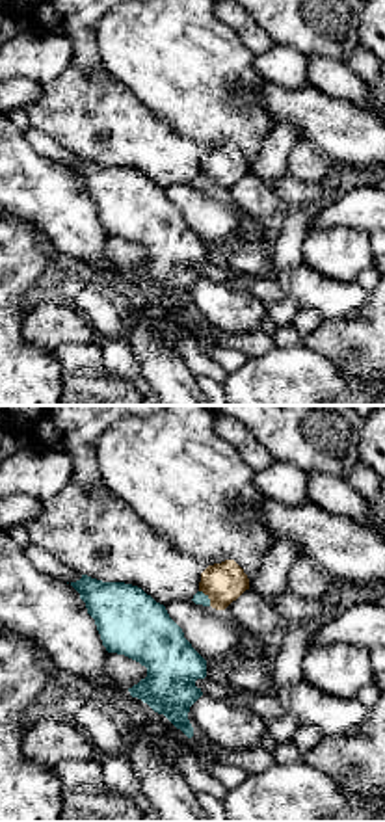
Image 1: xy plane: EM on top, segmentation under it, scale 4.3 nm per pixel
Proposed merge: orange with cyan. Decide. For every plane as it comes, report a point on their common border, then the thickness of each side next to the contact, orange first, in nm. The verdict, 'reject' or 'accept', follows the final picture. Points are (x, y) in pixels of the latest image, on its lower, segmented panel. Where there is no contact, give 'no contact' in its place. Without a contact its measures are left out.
contact (209, 597); calibres 180 and 60 nm

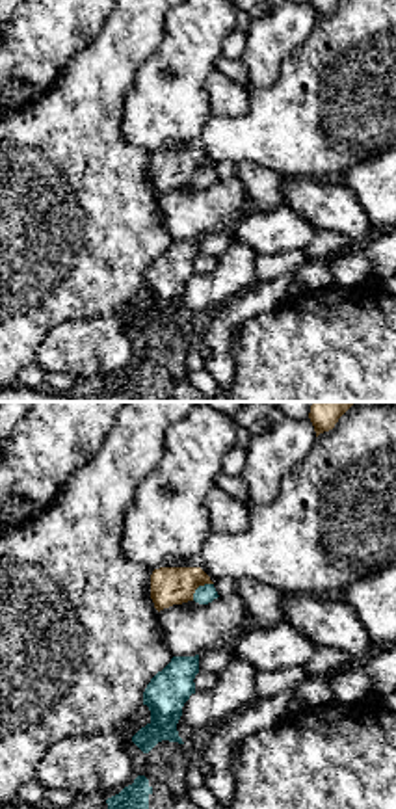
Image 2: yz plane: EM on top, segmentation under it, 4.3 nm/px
contact (199, 584); calibres 160 and 80 nm

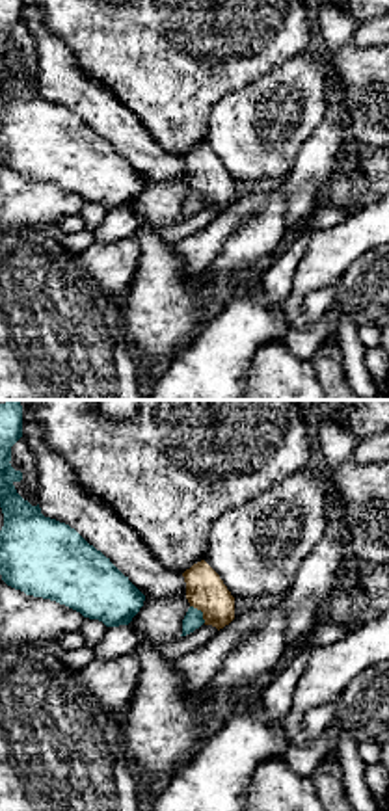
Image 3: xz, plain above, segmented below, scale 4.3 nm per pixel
contact (201, 611); calibres 170 and 80 nm

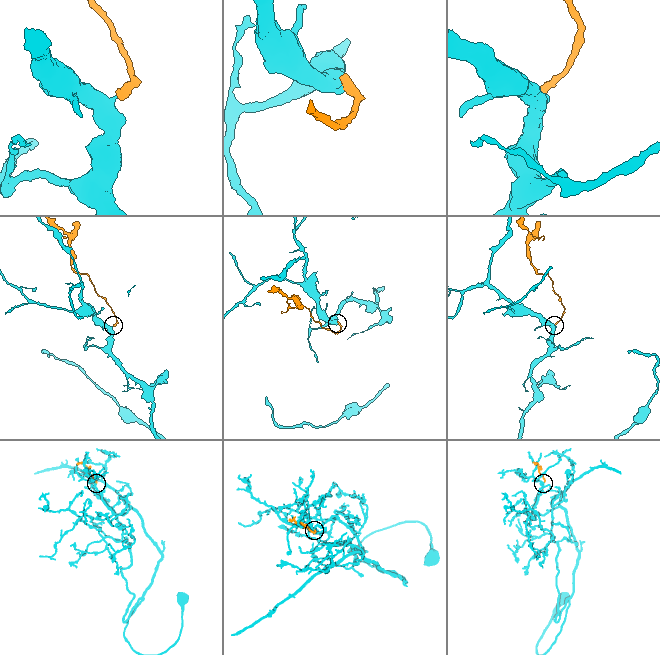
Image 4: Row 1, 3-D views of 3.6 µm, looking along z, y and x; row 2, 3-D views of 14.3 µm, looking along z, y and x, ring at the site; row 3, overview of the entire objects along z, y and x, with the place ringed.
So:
reject

